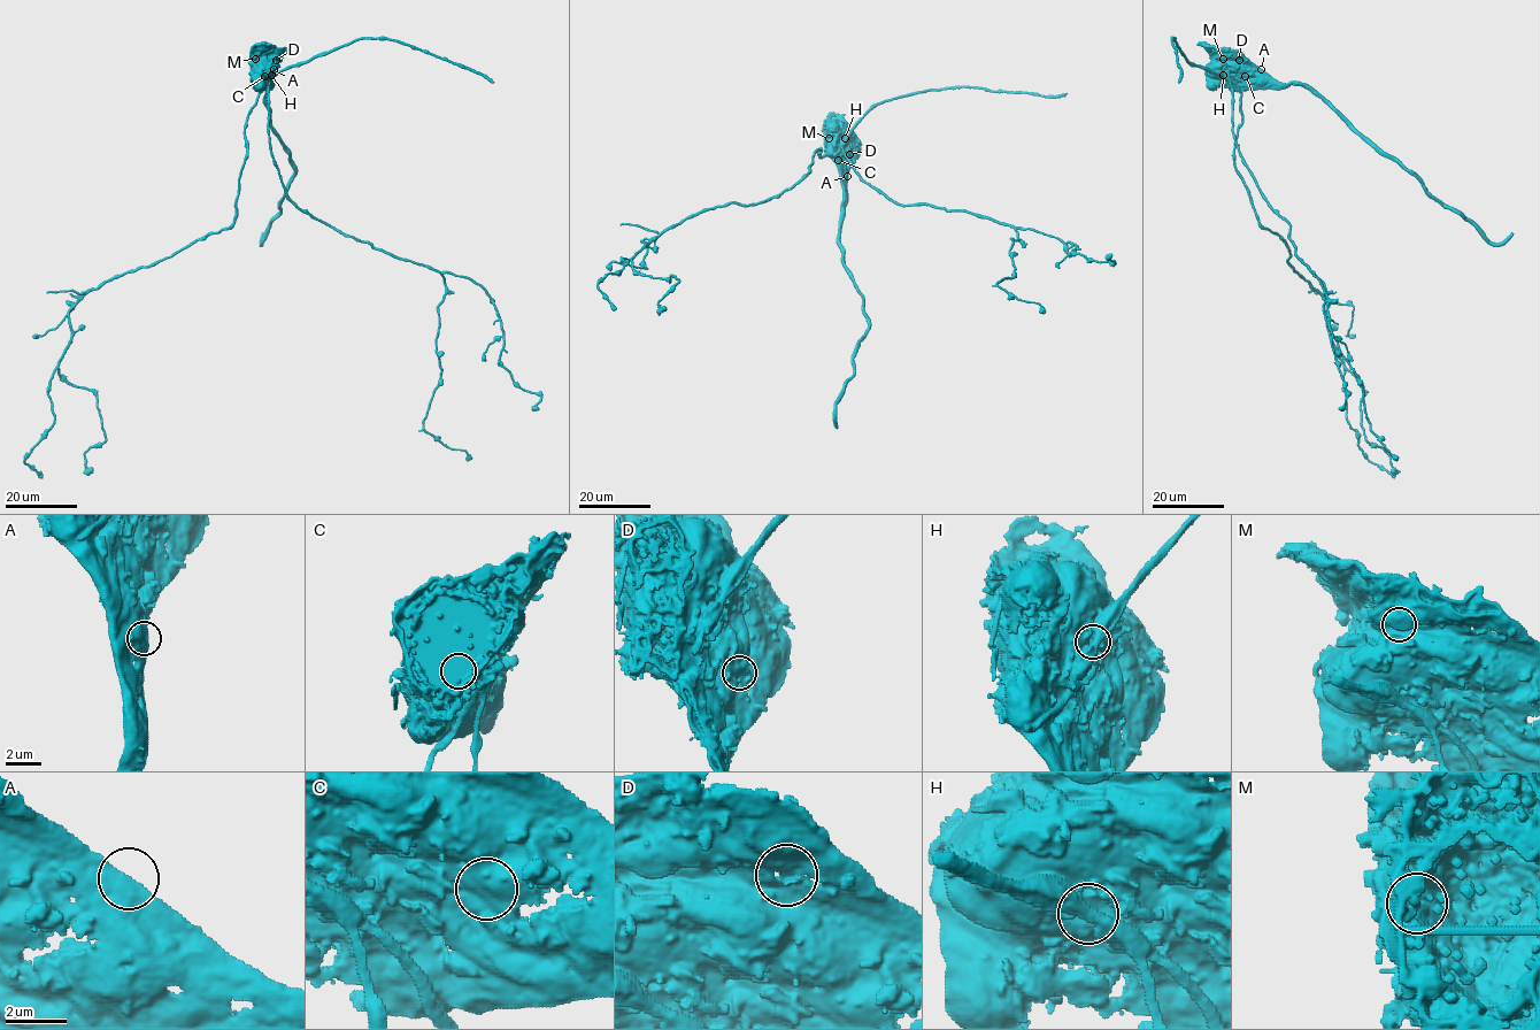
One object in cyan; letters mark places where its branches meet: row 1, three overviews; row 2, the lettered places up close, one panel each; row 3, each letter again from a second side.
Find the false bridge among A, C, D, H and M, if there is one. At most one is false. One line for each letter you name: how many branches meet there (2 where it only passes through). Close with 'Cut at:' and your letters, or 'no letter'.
H: branches 1
Cut at: H

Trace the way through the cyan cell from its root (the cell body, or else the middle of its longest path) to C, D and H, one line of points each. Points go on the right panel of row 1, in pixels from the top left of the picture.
C: (1240, 93), (1245, 76)
D: (1240, 93), (1239, 60)
H: (1240, 93), (1223, 75)

